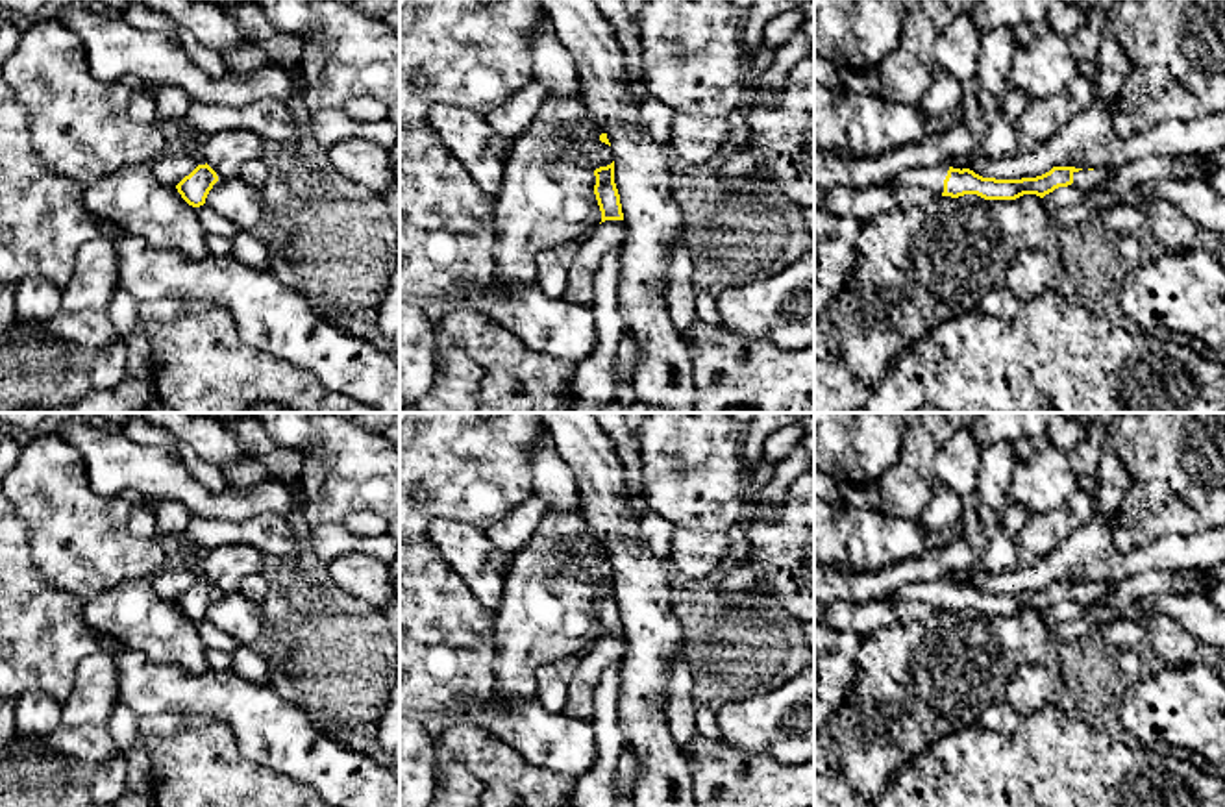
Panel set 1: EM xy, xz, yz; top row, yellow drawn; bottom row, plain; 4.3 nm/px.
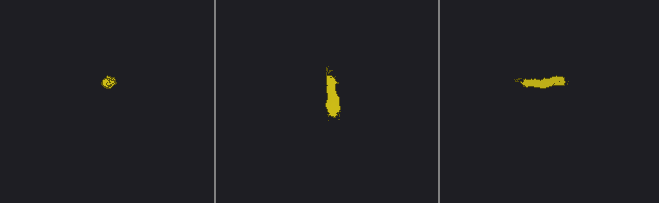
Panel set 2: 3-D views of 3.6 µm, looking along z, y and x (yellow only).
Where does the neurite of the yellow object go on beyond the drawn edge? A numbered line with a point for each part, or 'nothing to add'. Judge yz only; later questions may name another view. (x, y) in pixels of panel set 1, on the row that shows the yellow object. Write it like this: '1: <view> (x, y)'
1: yz (931, 178)
2: yz (1090, 180)

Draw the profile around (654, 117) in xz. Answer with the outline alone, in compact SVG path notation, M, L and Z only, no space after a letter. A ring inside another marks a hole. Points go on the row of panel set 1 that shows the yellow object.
M657 98L637 100L637 124L657 143L668 143L674 111Z

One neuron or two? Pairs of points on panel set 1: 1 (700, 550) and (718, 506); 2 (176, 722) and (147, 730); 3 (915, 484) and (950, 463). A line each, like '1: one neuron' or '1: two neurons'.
1: two neurons
2: one neuron
3: two neurons

